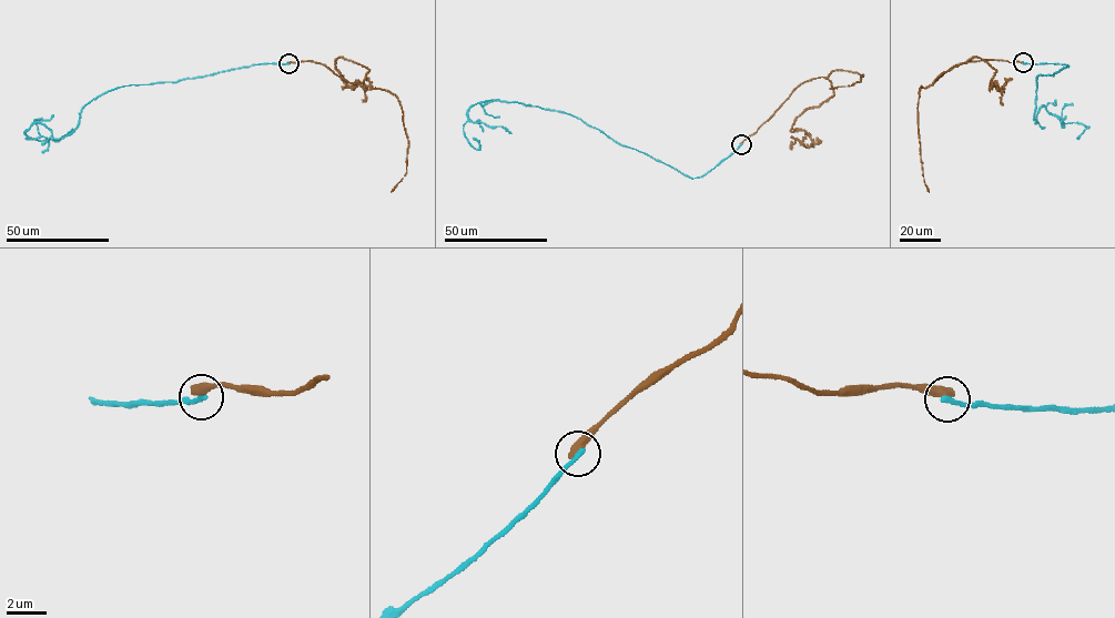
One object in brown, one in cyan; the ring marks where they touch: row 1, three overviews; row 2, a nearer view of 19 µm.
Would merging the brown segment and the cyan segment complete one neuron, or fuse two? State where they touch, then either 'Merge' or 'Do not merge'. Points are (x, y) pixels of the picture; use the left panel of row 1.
Place: (289, 63). Do not merge

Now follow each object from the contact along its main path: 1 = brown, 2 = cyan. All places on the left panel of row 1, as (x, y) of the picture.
1: (289, 63), (320, 63), (360, 84), (370, 72), (360, 64), (335, 61), (343, 80), (365, 85), (362, 102)
2: (289, 63), (109, 90), (83, 107), (78, 125), (61, 138), (33, 123), (26, 138), (47, 140), (41, 151)

